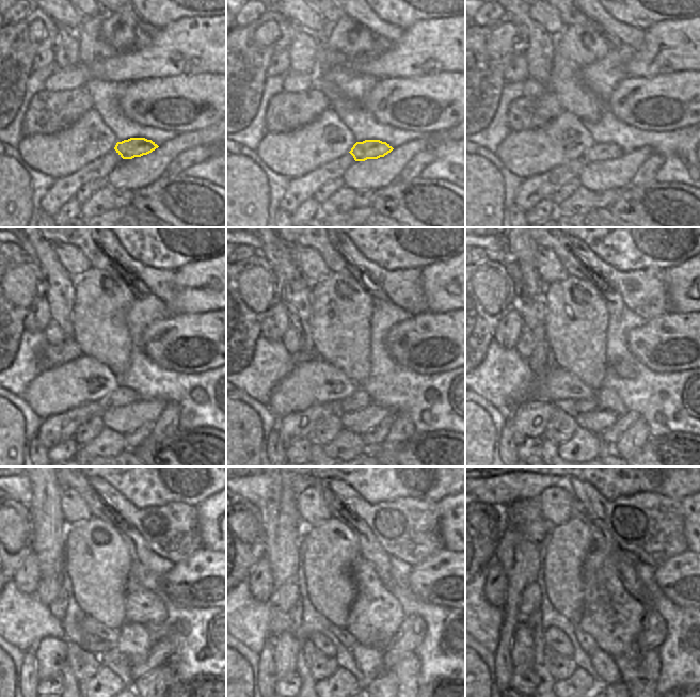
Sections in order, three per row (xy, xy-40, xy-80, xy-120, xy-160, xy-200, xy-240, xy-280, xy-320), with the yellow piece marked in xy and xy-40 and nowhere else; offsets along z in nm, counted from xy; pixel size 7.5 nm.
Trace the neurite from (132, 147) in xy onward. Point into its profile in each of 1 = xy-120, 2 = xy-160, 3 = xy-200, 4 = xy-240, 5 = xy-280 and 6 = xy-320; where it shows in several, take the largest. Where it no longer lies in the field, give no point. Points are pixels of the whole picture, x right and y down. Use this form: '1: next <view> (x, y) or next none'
1: next xy-120 (122, 396)
2: next xy-160 (360, 398)
3: next xy-200 (573, 408)
4: next xy-240 (96, 648)
5: next xy-280 (319, 640)
6: next xy-320 (553, 637)

